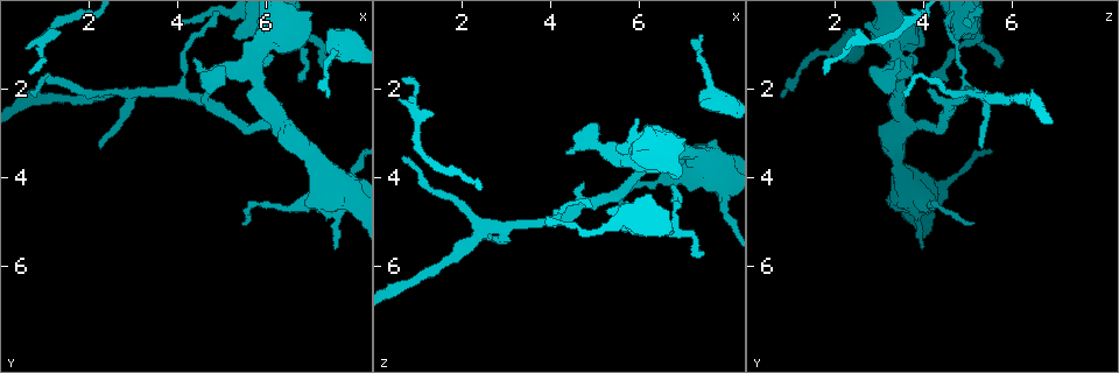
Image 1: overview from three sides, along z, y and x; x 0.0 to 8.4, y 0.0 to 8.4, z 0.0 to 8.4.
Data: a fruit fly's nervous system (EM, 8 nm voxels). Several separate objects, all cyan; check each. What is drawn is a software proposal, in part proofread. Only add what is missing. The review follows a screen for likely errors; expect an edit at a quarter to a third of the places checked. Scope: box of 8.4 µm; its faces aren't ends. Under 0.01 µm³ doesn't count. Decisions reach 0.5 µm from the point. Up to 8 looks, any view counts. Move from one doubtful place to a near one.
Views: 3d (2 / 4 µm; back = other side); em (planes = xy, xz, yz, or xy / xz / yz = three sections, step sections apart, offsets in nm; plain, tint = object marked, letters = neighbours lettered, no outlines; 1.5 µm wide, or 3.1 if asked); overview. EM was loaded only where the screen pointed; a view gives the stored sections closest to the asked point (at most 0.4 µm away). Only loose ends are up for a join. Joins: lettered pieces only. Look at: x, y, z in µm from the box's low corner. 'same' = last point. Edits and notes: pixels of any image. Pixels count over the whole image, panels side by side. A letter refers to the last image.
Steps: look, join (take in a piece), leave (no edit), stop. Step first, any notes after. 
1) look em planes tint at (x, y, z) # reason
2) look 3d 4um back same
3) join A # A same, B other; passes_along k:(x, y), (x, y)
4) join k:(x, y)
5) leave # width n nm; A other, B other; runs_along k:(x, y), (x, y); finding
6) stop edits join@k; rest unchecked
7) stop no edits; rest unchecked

look em planes letters at (4.30, 1.40, 3.45) # an open end

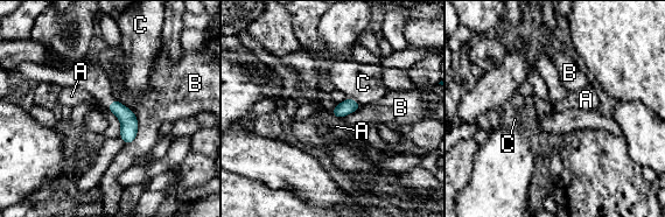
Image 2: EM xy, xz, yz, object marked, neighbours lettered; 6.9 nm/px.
leave # A other, B other, C other; border 2:(331, 114), (338, 118); none of them fits

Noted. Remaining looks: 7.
look em planes tint at (7.45, 1.45, 5.80)

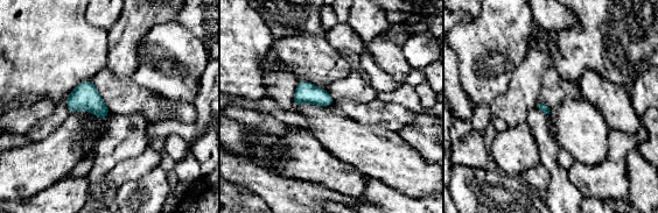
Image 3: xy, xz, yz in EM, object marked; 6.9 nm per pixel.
look em planes letters same # what lies round it

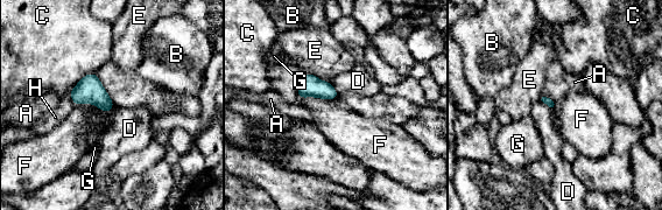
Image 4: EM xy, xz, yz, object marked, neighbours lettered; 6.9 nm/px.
leave # longest_contact F 260 nm; A other, B other, C other, D other, E other, F other, G other, H other; border 4:(336, 98), (301, 97), (298, 99); no lettered piece goes on from it

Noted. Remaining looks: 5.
look em planes letters at (6.75, 1.70, 4.15) # tapers out

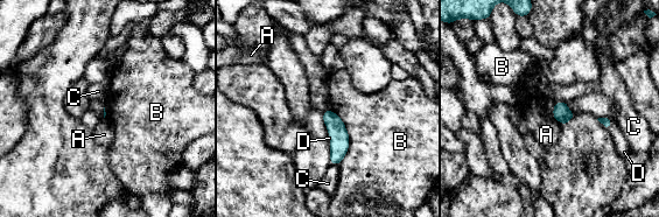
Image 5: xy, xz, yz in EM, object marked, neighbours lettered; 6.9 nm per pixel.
join 5:(622, 146) # A other, B other, C other, D same; passes_along 5:(607, 123), (611, 125), (622, 146); it goes on there

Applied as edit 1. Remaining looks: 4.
look 3d 2um at (2.25, 3.30, 5.35) # branch stops here

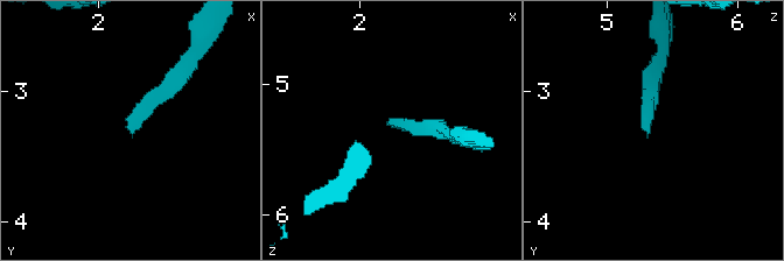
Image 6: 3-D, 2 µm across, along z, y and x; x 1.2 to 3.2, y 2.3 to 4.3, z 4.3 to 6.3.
look em planes letters at (2.26, 3.34, 5.30)

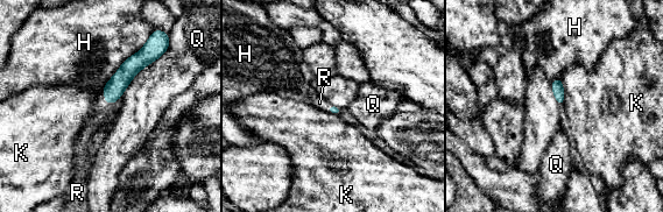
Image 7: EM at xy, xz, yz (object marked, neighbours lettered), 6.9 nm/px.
join 7:(89, 126) # H other, K other, Q other, R same; passes_along 7:(115, 86), (105, 94), (89, 126); the cell continues

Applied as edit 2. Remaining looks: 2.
stop edits join@5, join@7; rest unchecked

